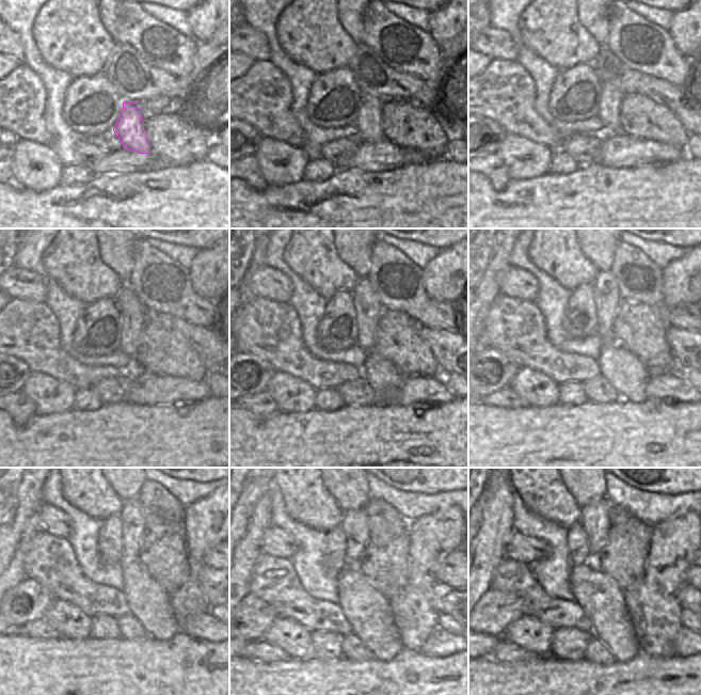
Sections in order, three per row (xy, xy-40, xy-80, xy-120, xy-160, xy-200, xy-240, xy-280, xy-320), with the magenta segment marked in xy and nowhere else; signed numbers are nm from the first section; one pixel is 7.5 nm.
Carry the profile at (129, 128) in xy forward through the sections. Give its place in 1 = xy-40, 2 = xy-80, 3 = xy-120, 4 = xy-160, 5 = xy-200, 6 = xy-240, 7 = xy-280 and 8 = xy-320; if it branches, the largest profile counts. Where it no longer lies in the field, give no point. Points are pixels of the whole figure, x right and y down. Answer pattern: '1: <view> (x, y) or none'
1: xy-40 (368, 129)
2: xy-80 (610, 97)
3: xy-120 (131, 312)
4: xy-160 (368, 306)
5: xy-200 (607, 300)
6: xy-240 (131, 518)
7: xy-280 (354, 524)
8: xy-320 (595, 516)

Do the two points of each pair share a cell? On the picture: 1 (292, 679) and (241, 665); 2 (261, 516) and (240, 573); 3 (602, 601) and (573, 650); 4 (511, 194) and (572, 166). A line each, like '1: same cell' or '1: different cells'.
1: same cell
2: same cell
3: different cells
4: different cells

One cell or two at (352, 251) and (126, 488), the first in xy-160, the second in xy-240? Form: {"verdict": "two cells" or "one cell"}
{"verdict": "one cell"}

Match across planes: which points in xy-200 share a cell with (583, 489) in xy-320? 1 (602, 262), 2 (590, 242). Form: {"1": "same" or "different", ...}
{"1": "same", "2": "same"}

